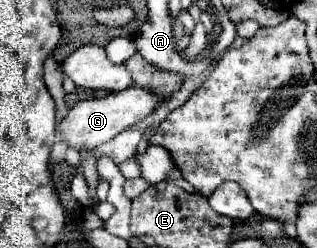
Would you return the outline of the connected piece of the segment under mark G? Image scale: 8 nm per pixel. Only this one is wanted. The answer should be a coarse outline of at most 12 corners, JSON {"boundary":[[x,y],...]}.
{"boundary":[[125,88],[77,102],[61,122],[71,148],[95,150],[167,98]]}

